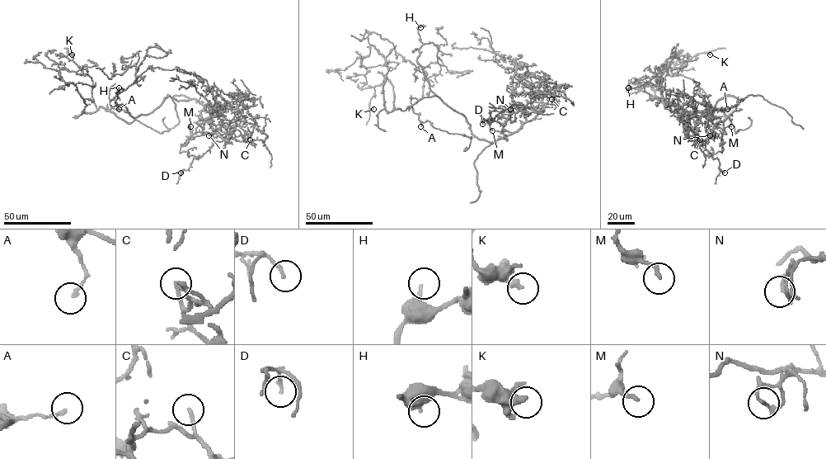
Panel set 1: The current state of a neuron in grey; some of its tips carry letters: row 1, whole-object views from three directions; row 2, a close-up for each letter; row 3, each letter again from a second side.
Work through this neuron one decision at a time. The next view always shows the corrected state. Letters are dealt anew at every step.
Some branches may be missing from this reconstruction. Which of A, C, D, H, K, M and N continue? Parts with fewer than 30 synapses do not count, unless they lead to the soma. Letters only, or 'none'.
none

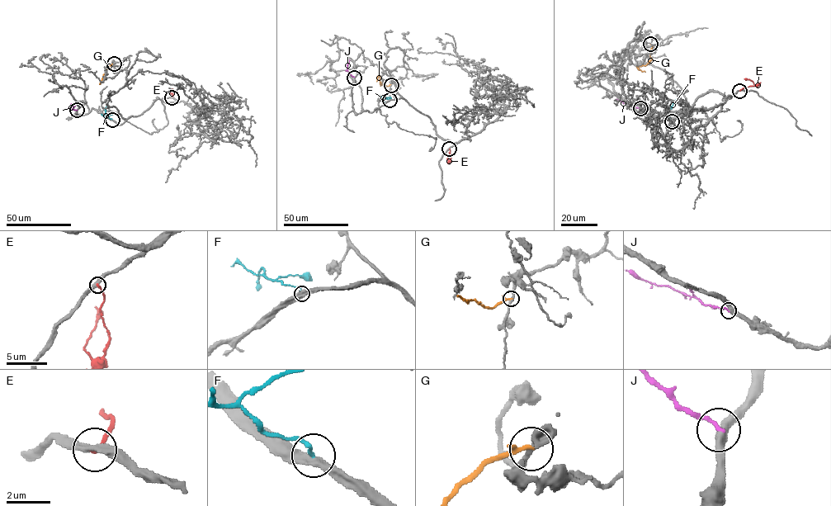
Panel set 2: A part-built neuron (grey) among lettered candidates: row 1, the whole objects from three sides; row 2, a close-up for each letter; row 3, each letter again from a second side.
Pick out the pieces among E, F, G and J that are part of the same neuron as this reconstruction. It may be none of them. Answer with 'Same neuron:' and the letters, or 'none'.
Same neuron: none

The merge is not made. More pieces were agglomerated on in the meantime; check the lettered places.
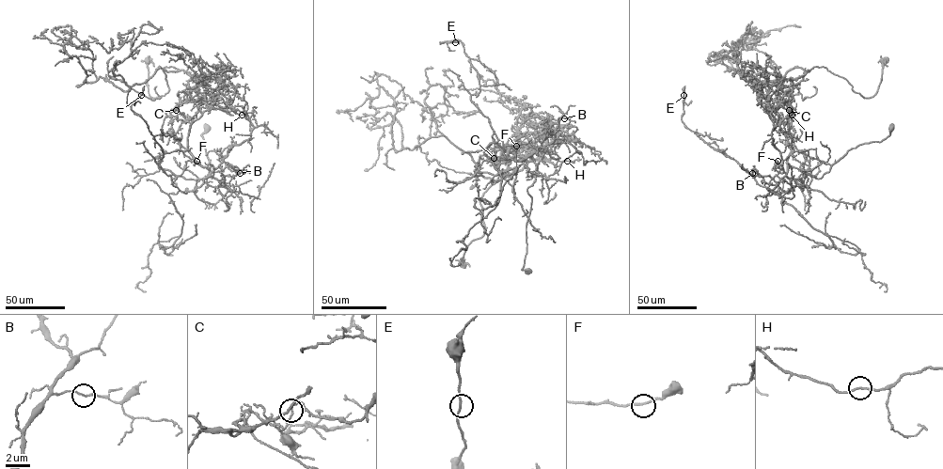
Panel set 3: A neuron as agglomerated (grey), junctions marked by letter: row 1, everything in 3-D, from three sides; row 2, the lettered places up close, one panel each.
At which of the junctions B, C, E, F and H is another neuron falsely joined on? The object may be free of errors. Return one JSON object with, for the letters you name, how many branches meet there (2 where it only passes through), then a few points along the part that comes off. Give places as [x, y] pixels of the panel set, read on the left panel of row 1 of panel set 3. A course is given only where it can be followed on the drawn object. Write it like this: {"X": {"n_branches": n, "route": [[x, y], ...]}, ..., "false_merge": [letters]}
{"C": {"n_branches": 2, "route": [[176, 110], [210, 172], [169, 195], [181, 233], [153, 245], [145, 291]]}, "false_merge": ["C"]}

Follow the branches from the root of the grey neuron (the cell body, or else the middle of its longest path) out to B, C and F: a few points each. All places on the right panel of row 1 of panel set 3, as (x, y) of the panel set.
B: (890, 128), (890, 133), (881, 141), (851, 148), (818, 179), (791, 166), (778, 181), (752, 172)
C: (890, 128), (890, 133), (881, 141), (851, 148), (817, 179), (791, 166), (788, 168), (793, 146), (789, 110)
F: (890, 128), (821, 178), (791, 179), (788, 193), (764, 185), (781, 169), (777, 161)

